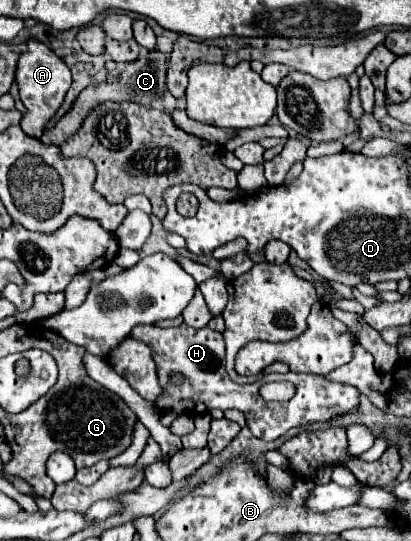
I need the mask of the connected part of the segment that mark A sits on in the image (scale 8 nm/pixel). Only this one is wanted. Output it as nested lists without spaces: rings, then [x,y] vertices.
[[[28,39],[26,51],[18,59],[16,83],[18,83],[18,89],[20,89],[20,99],[22,99],[22,103],[28,109],[28,113],[22,117],[20,126],[30,137],[40,139],[48,123],[48,119],[56,113],[56,109],[64,101],[66,91],[70,89],[70,83],[72,83],[70,69],[68,69],[68,65],[50,47],[46,47],[40,41]]]

